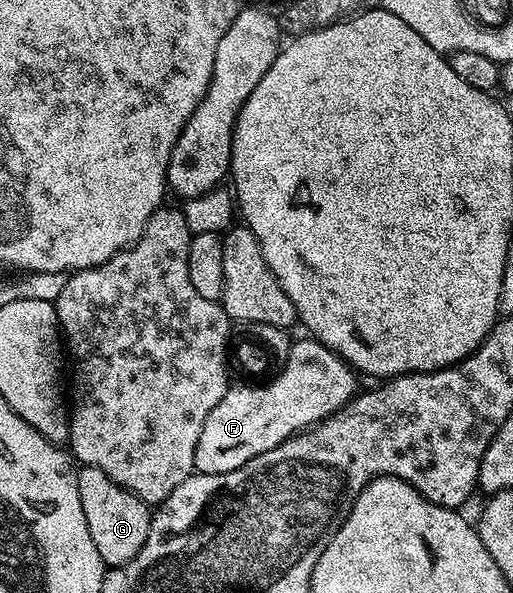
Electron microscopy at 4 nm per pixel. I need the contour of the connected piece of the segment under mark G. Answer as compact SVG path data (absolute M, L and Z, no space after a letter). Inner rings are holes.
M82 466L77 472L77 495L81 495L81 511L85 511L85 523L89 523L89 535L101 555L104 566L114 567L129 563L145 539L149 539L152 510L137 495L125 487L113 483L105 471L97 467Z

